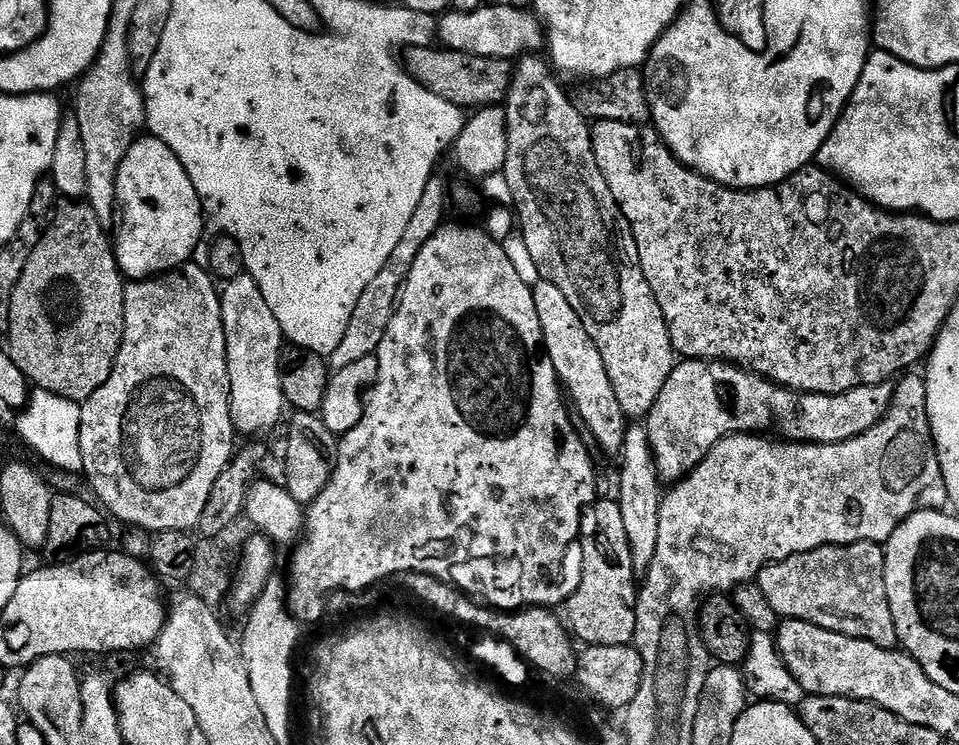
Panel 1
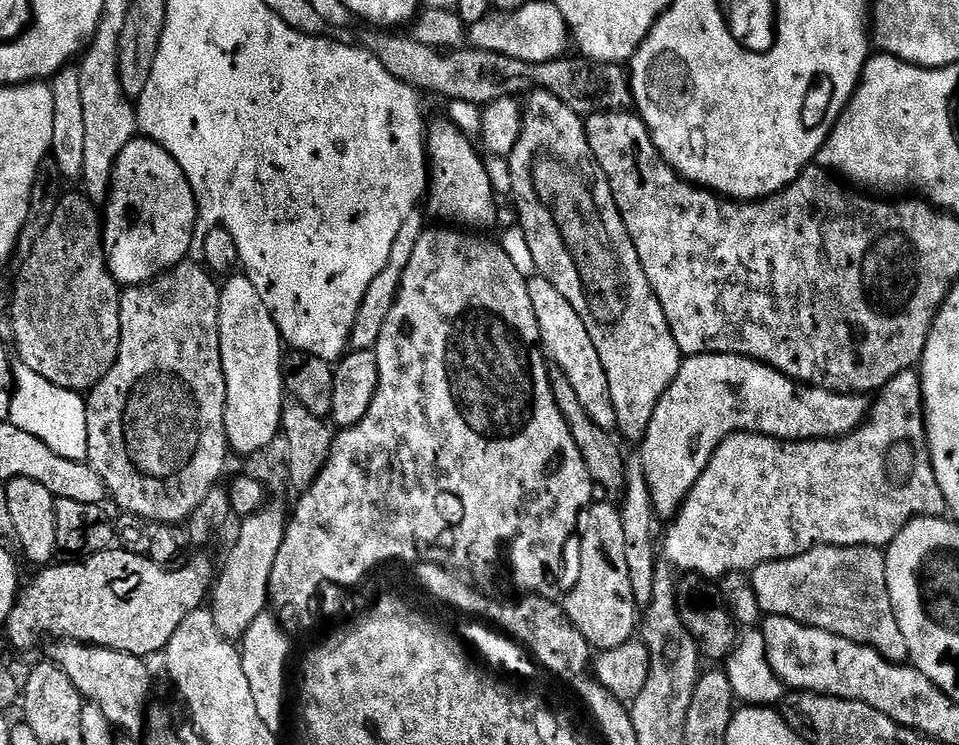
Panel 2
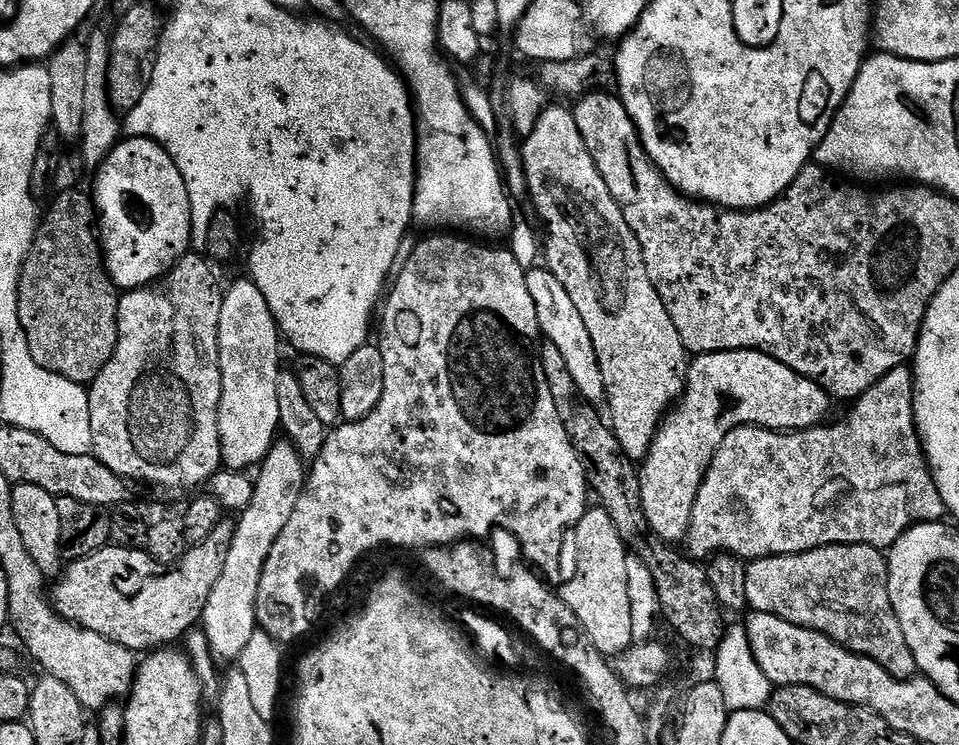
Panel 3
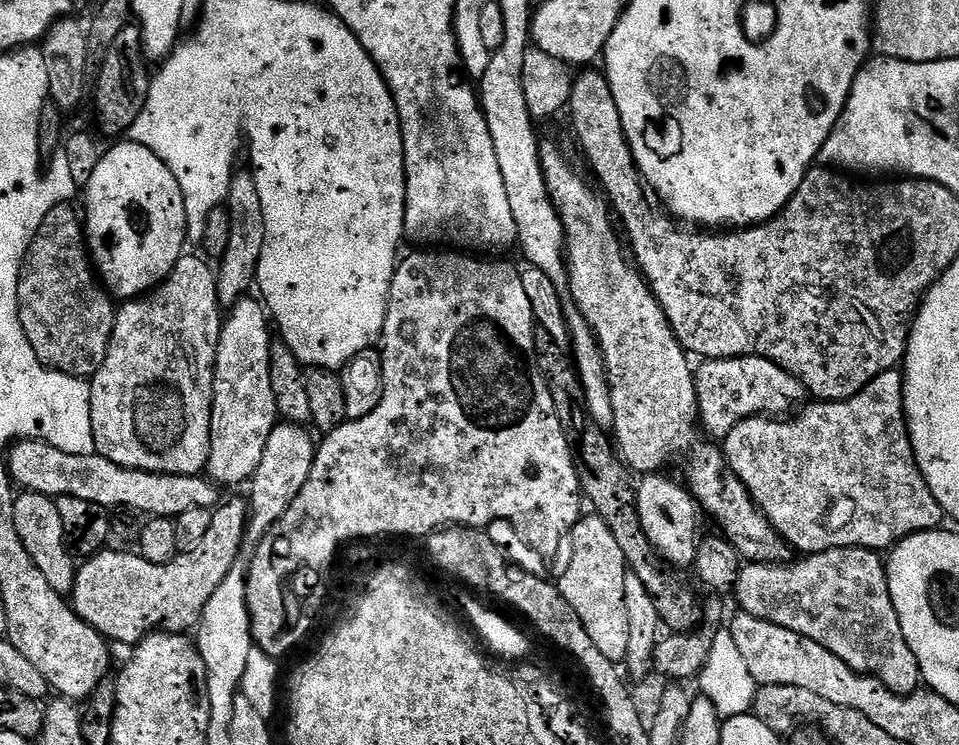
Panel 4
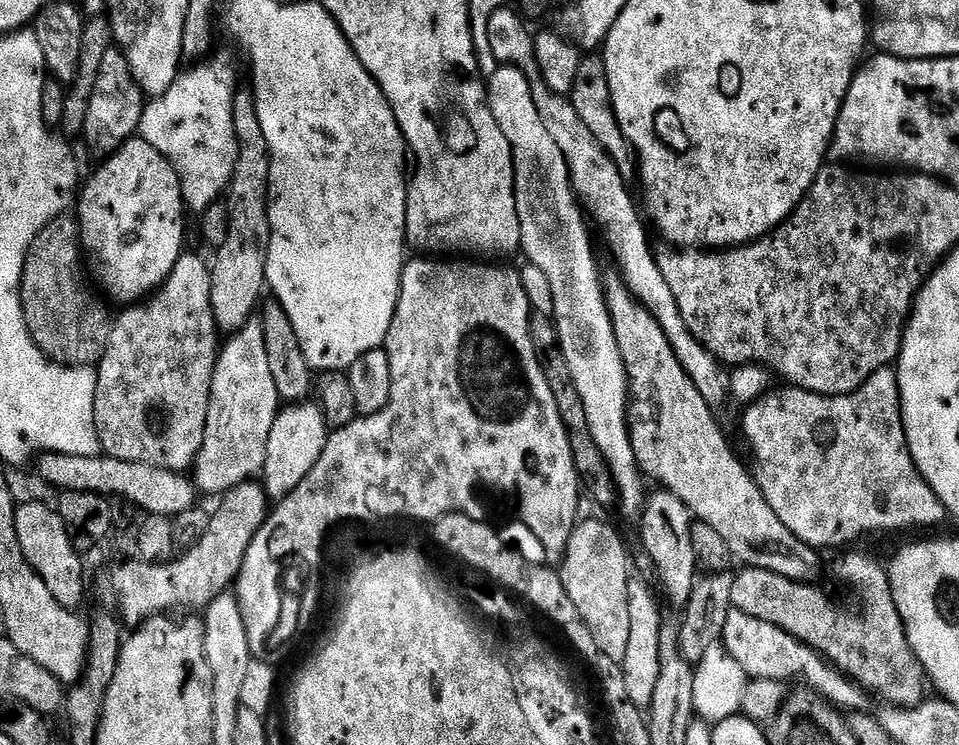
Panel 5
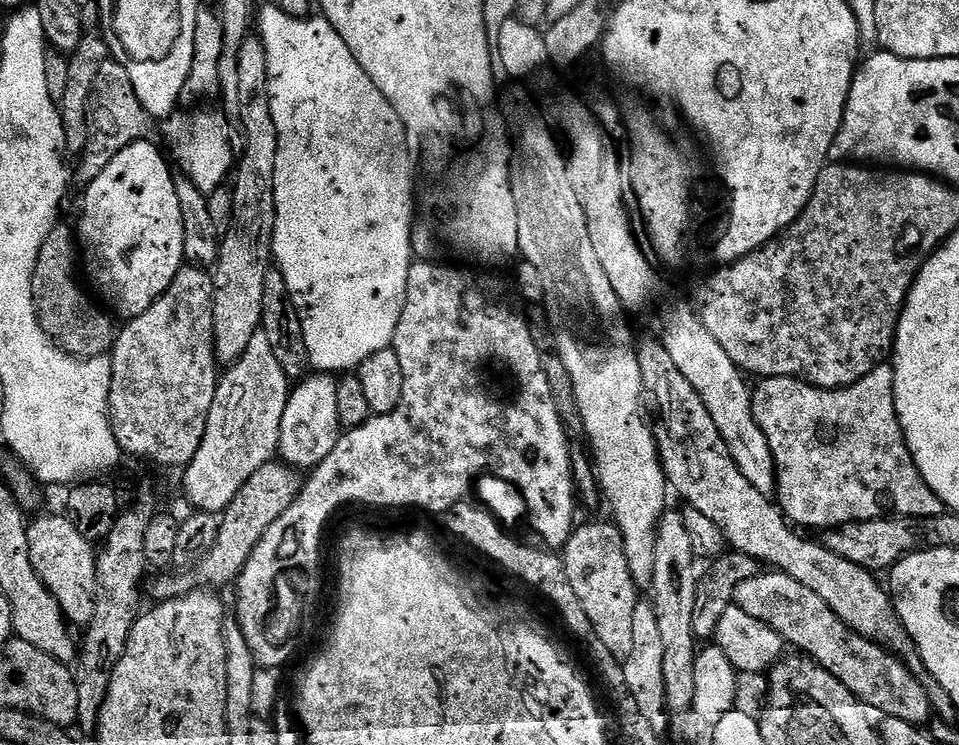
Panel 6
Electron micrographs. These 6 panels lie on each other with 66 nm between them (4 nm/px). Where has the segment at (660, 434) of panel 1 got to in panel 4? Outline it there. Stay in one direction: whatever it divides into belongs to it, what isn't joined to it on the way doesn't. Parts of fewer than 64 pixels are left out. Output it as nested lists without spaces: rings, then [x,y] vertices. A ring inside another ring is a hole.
[[[739,356],[729,360],[704,360],[701,365],[695,369],[694,375],[700,403],[700,424],[709,437],[728,436],[738,422],[752,416],[767,413],[772,418],[783,417],[805,403],[804,384],[766,358]],[[648,474],[639,481],[636,489],[636,509],[642,522],[642,530],[646,538],[650,538],[650,546],[658,550],[658,554],[671,567],[688,570],[695,565],[698,546],[702,539],[700,532],[701,509],[692,493],[679,479],[671,480],[665,474]]]

